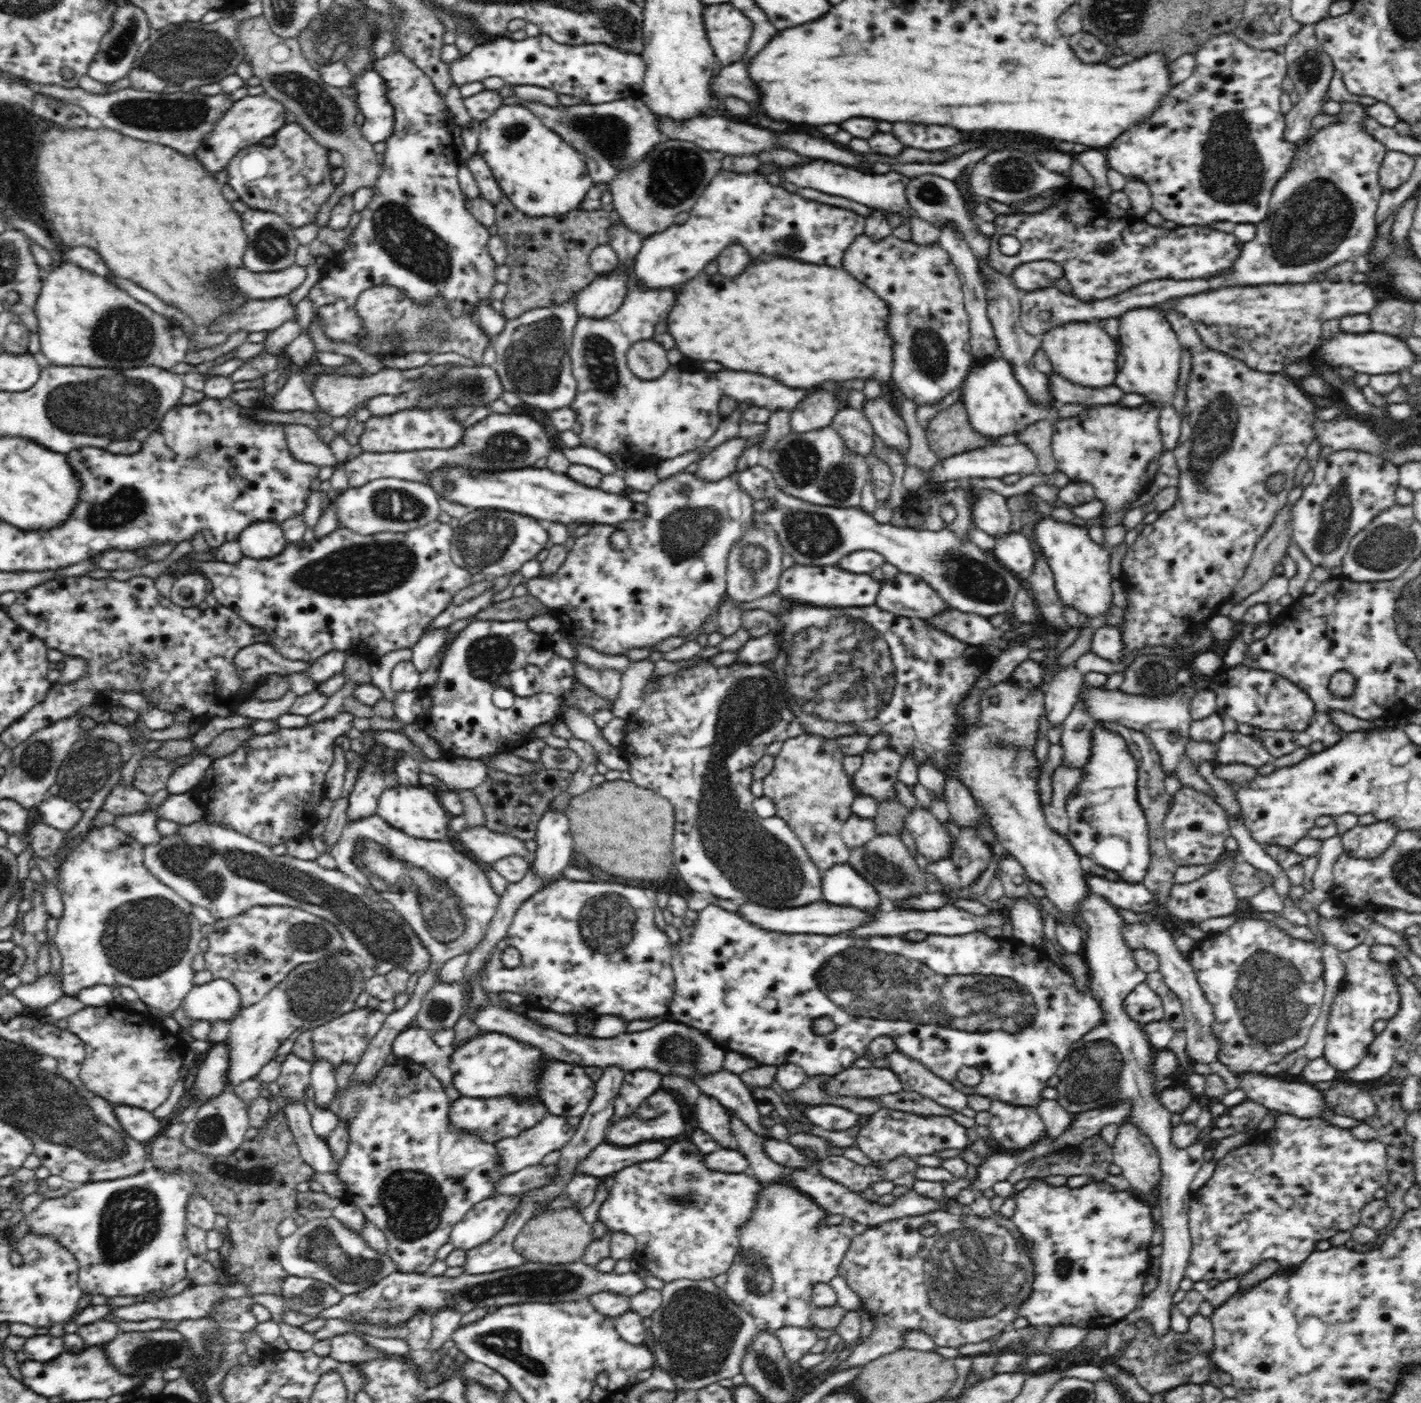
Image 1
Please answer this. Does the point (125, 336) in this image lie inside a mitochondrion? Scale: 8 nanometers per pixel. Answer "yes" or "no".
yes

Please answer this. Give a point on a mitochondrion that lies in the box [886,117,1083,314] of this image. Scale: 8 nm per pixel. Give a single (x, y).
(1015, 175)

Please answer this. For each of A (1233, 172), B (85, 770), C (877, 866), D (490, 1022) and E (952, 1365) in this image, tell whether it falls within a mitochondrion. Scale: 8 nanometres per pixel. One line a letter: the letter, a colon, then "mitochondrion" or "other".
A: mitochondrion
B: mitochondrion
C: mitochondrion
D: other
E: other

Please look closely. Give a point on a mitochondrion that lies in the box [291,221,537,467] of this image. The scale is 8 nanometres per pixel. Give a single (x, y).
(472, 388)

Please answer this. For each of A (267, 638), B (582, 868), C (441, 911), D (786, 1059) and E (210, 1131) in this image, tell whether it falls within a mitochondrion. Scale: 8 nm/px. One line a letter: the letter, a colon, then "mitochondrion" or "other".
A: other
B: other
C: mitochondrion
D: other
E: mitochondrion

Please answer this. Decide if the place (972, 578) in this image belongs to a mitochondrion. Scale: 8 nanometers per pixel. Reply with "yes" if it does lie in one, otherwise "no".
yes

